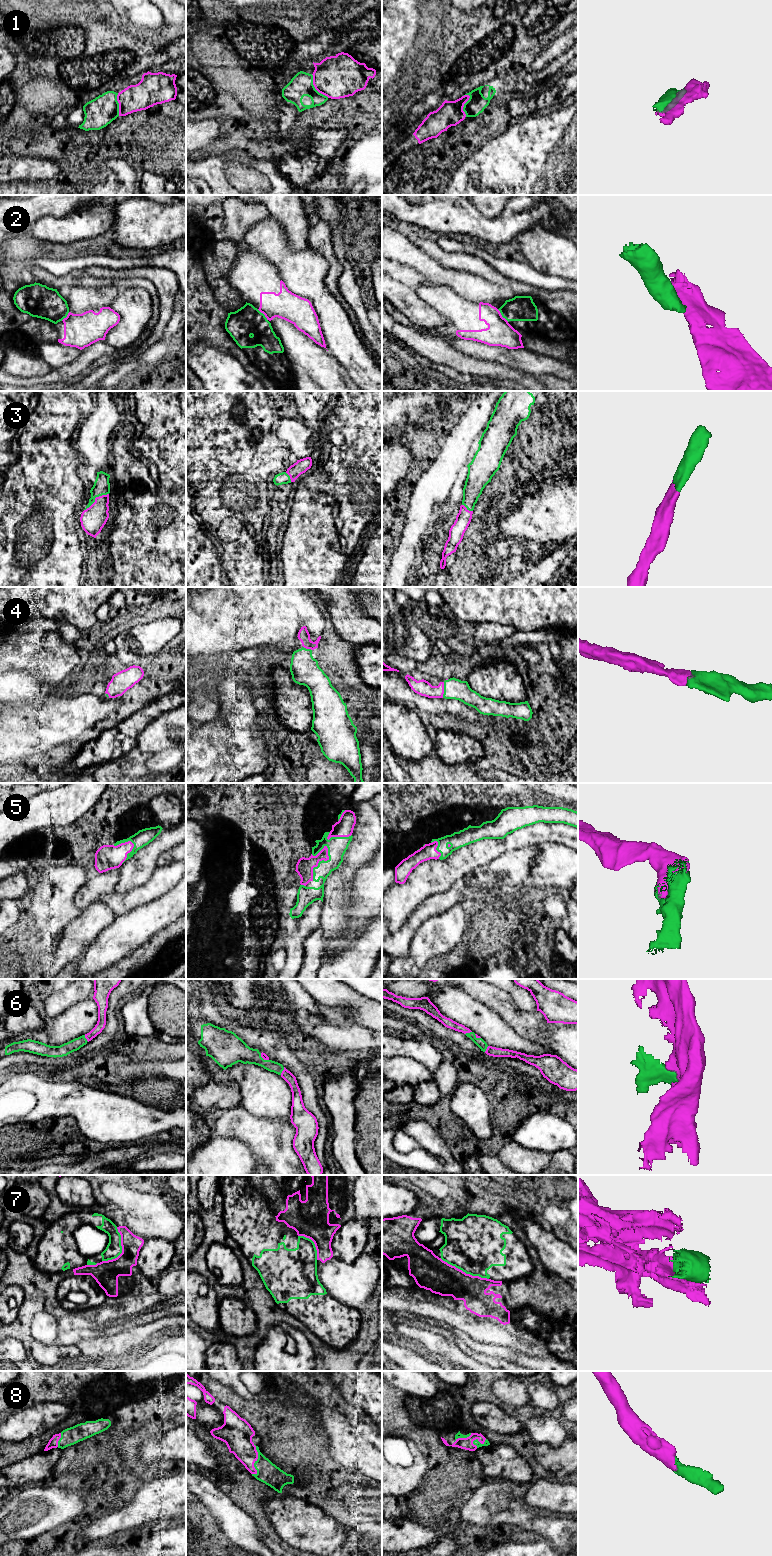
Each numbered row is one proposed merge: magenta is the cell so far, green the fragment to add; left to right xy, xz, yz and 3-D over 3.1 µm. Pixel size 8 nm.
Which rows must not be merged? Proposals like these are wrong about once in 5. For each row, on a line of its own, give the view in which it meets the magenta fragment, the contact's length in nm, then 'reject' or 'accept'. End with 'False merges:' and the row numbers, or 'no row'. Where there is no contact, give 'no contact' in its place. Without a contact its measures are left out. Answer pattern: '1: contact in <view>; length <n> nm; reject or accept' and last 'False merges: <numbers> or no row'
1: contact in xz; length 240 nm; reject
2: contact in yz; length 140 nm; reject
3: contact in xy; length 240 nm; accept
4: contact in yz; length 130 nm; accept
5: contact in xz; length 260 nm; accept
6: contact in xz; length 70 nm; accept
7: contact in yz; length 420 nm; reject
8: contact in xz; length 240 nm; accept
False merges: 1, 2, 7

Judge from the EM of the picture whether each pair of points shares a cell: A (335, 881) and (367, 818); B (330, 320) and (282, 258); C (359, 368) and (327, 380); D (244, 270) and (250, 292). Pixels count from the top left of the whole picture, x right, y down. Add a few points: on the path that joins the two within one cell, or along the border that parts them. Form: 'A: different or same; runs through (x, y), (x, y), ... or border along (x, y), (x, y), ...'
A: same; runs through (349, 865), (349, 859), (367, 841), (367, 834)
B: same; runs through (325, 305), (318, 294), (297, 273)
C: different; border along (332, 355), (345, 368), (353, 380)
D: same; runs through (249, 275), (250, 287)

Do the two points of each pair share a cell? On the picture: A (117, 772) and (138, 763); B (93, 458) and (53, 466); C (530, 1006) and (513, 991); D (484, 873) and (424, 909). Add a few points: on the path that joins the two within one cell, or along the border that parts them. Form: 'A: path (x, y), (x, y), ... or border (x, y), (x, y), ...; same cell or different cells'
A: path (122, 772), (127, 772), (133, 766); same cell
B: border (76, 437), (76, 450), (82, 461); different cells
C: path (526, 1002), (517, 993); same cell
D: path (469, 886), (462, 888), (449, 899), (439, 903); same cell

